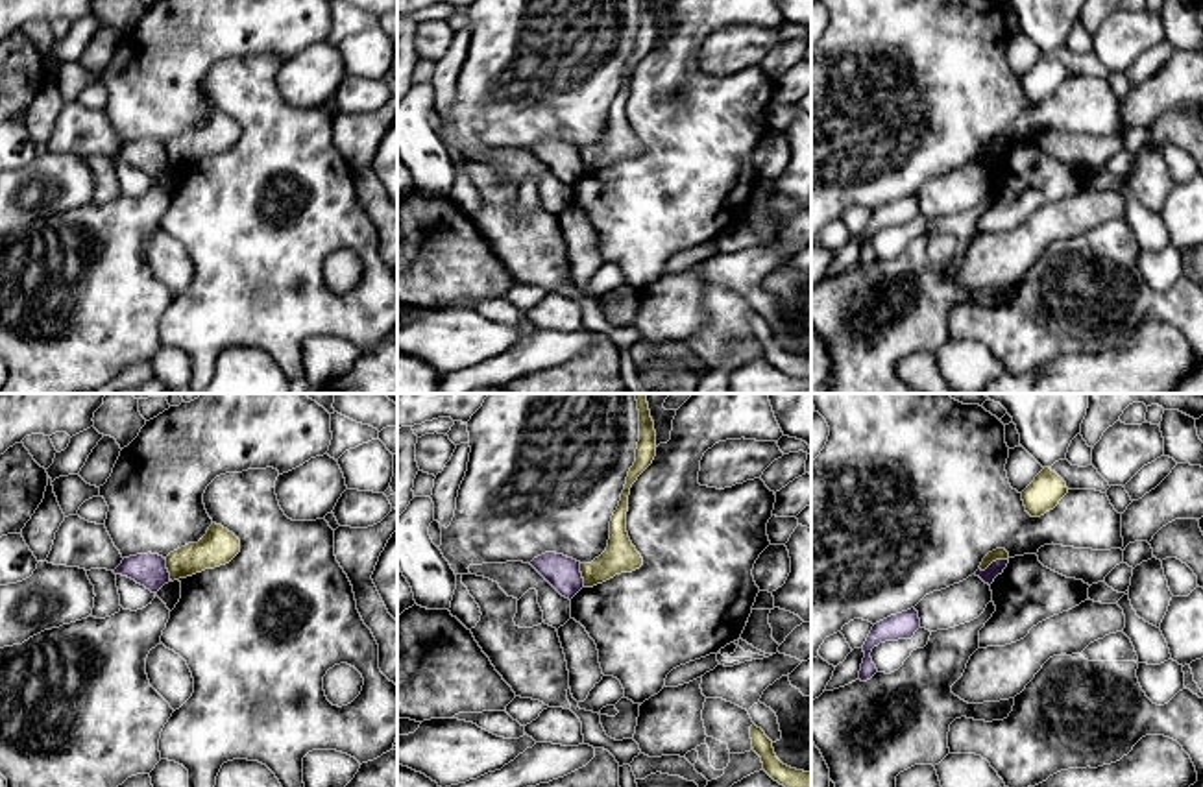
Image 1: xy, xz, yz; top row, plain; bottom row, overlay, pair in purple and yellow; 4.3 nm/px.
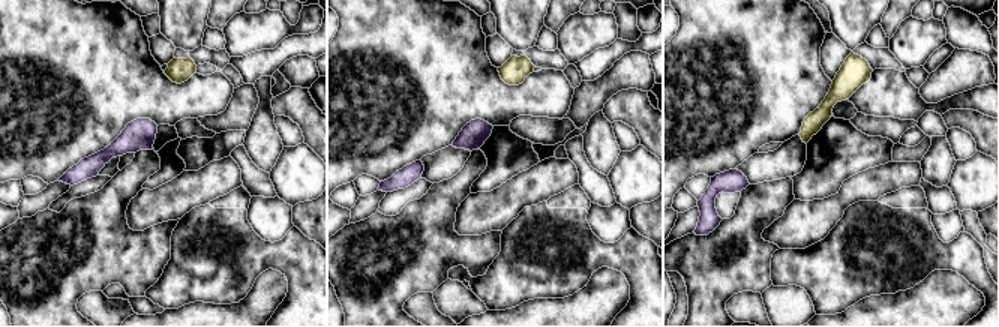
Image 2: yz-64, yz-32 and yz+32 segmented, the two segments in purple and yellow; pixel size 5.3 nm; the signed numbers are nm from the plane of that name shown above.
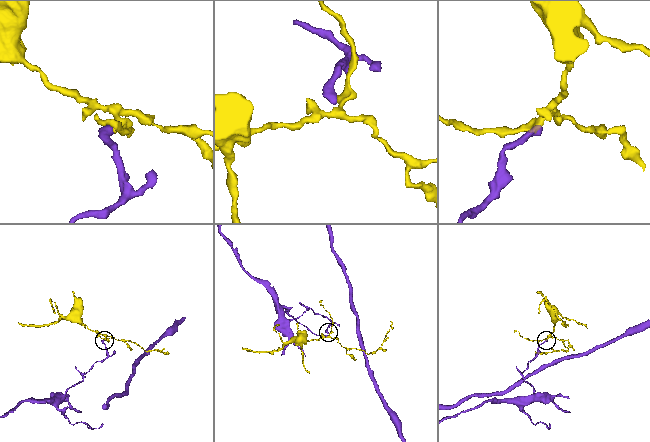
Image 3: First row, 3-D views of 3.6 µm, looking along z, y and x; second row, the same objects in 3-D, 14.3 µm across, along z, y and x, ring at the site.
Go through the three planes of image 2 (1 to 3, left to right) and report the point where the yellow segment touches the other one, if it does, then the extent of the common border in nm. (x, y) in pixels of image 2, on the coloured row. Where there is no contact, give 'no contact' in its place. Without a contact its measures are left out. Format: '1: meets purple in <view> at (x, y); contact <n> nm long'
1: no contact
2: no contact
3: no contact

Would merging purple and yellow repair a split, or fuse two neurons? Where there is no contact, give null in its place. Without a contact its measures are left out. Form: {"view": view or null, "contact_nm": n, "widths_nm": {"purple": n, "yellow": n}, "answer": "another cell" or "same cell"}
{"view": "yz", "contact_nm": 140, "widths_nm": {"purple": 70, "yellow": 50}, "answer": "another cell"}

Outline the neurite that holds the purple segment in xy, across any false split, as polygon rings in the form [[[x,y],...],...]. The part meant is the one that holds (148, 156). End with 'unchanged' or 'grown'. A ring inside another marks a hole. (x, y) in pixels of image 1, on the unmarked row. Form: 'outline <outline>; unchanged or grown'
outline [[[152,139],[124,144],[115,155],[115,161],[128,163],[152,179],[157,179],[164,170],[170,168],[166,146]]]; unchanged

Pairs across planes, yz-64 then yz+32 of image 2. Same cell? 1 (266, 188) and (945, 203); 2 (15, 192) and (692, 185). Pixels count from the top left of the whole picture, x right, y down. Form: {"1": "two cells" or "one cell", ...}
{"1": "one cell", "2": "two cells"}

